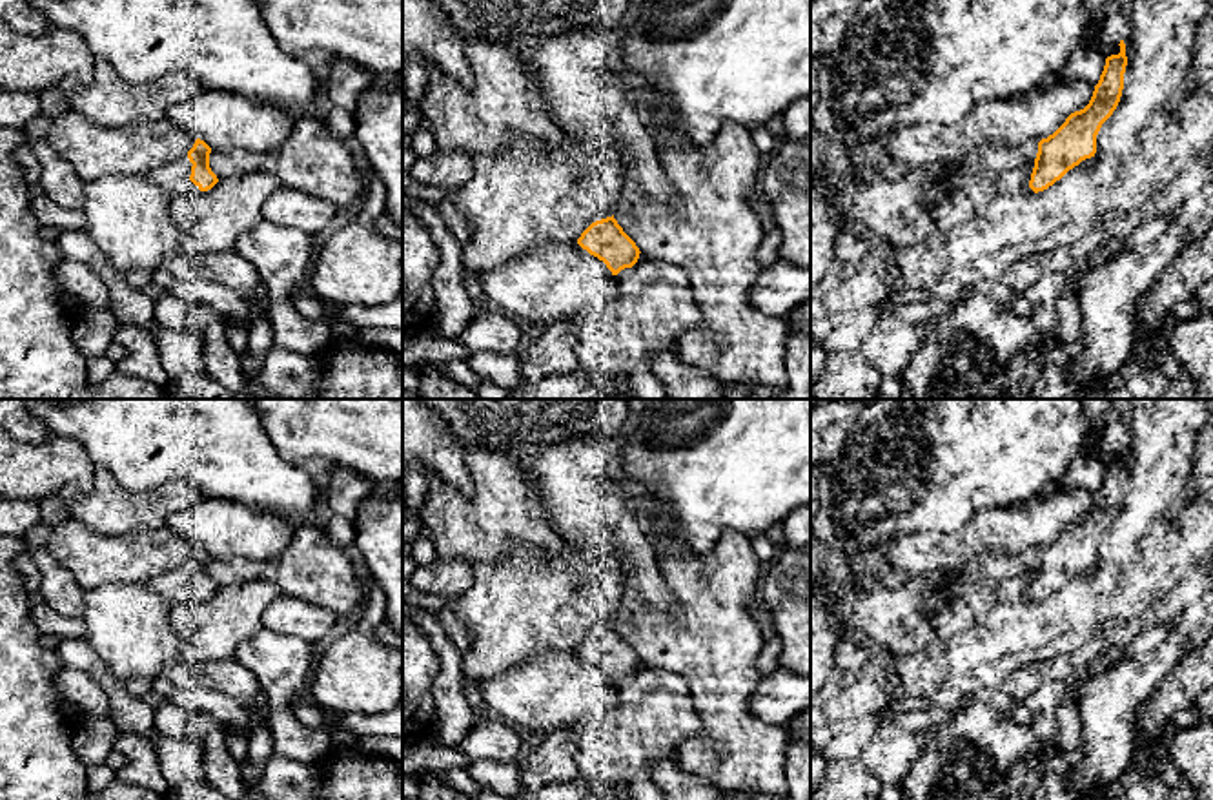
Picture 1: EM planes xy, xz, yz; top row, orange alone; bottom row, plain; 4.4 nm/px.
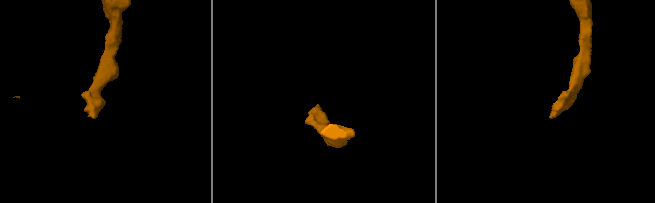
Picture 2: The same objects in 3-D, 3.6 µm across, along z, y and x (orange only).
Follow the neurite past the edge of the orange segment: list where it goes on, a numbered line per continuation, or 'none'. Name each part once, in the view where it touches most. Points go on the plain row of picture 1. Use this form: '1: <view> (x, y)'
1: xy (173, 585)

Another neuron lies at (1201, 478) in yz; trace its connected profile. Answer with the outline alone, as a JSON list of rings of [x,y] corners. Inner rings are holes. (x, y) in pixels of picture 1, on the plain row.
[[[1209,421],[1197,439],[1197,448],[1191,459],[1191,472],[1184,483],[1180,503],[1198,499],[1204,492],[1213,488],[1213,421]]]

